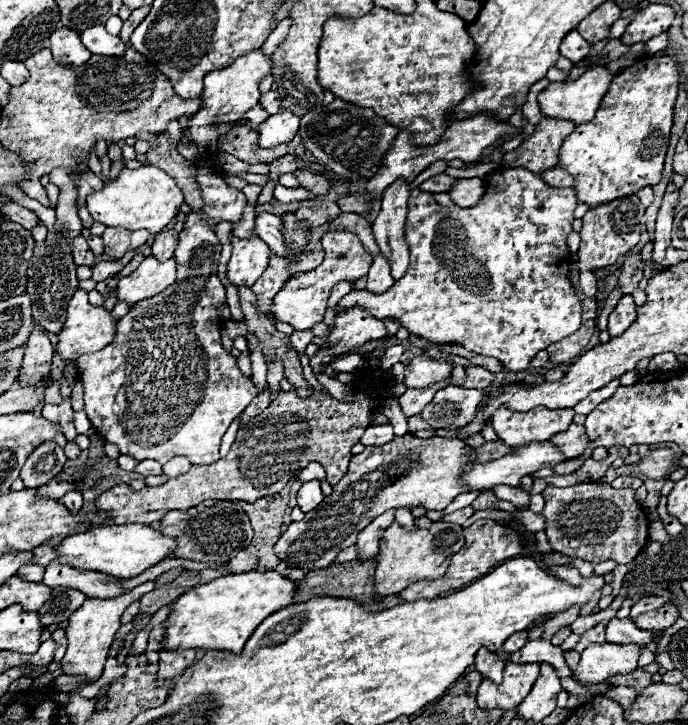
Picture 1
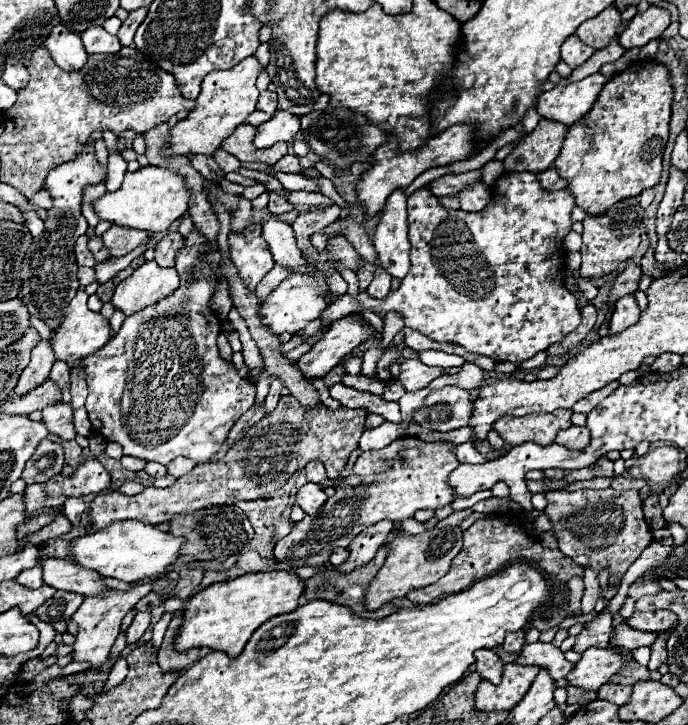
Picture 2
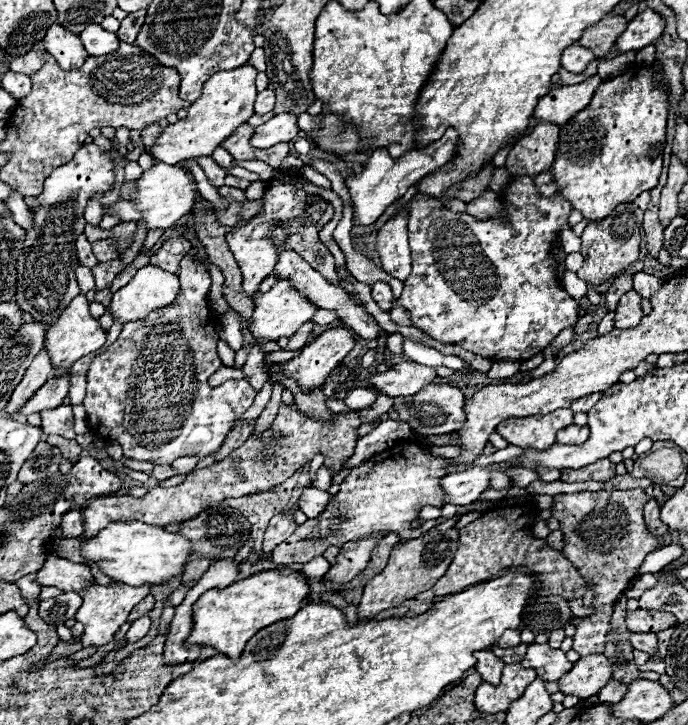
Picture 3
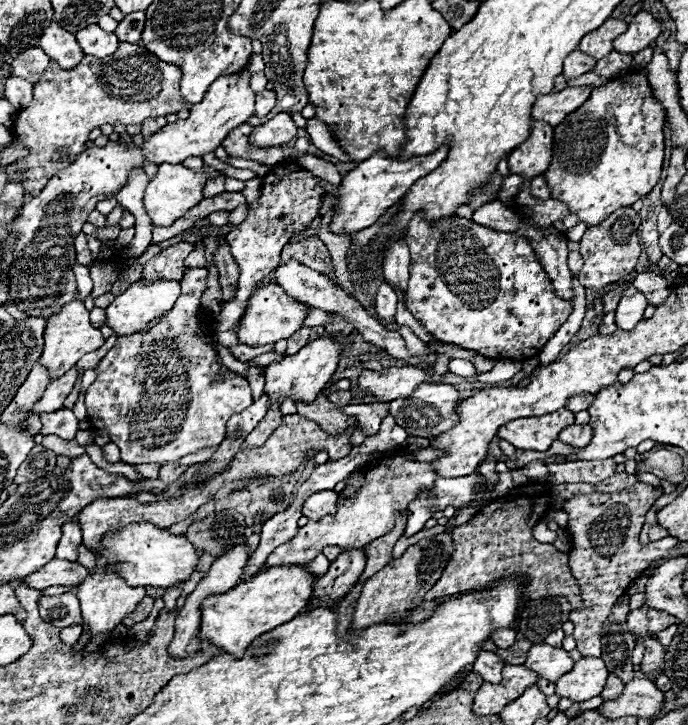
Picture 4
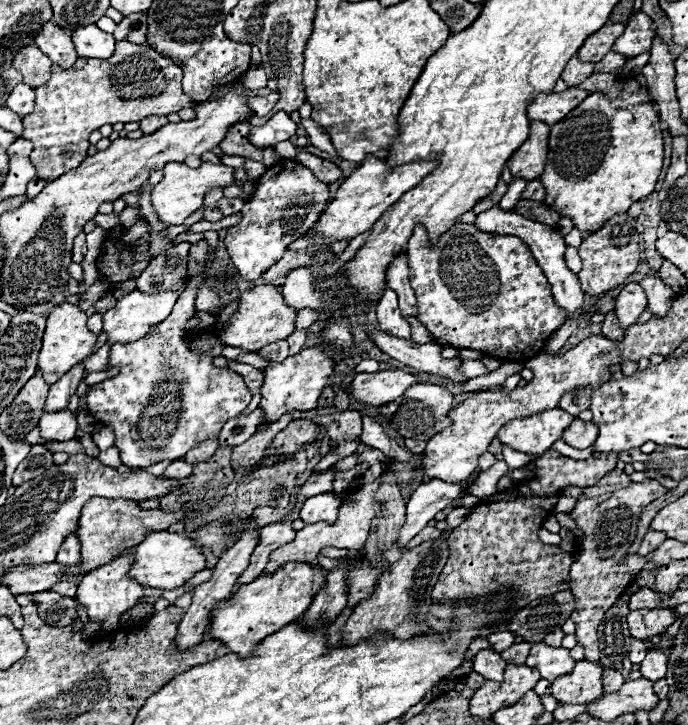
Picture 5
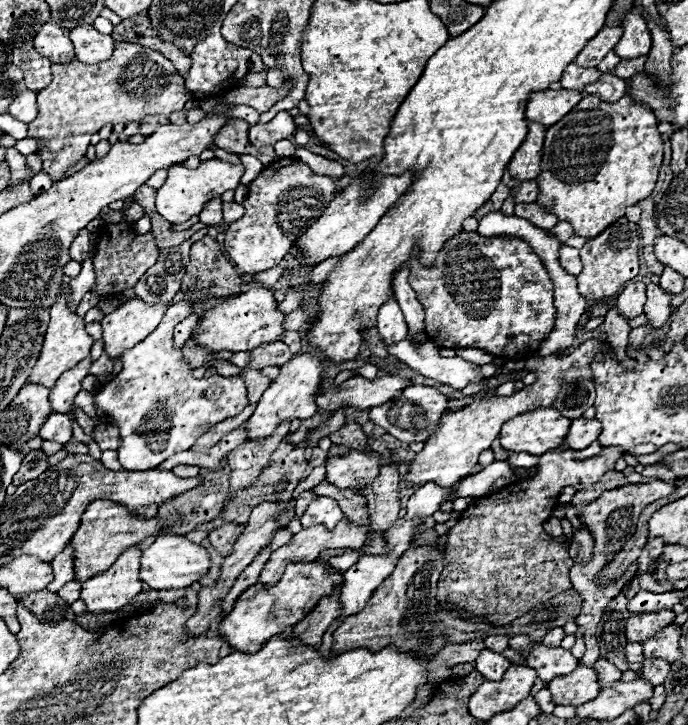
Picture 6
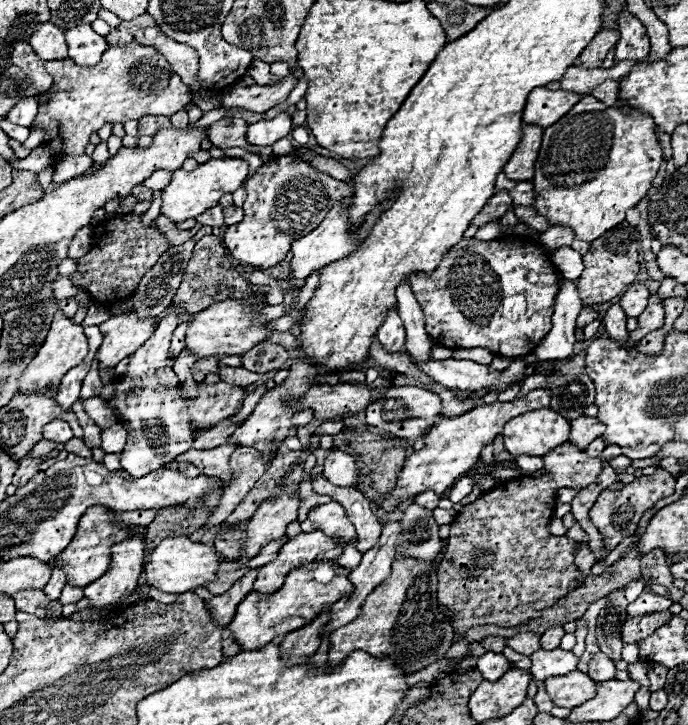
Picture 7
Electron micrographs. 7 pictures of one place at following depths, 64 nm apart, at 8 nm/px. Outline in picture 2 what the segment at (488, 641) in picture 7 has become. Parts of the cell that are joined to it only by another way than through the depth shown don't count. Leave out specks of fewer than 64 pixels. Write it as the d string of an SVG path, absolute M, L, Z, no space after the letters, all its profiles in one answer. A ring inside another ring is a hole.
M520 630L520 632L512 632L512 634L508 634L506 638L504 638L504 642L502 642L502 648L506 650L506 652L520 652L520 648L526 644L526 640L524 640L524 630Z

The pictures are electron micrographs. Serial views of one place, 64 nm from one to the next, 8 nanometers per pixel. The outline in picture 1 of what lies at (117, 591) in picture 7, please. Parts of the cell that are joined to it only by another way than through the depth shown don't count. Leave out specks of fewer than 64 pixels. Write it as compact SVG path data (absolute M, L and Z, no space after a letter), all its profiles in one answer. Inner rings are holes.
M148 580L136 588L132 588L126 594L120 594L118 598L88 598L84 602L84 606L80 606L80 610L72 612L72 616L68 618L68 626L66 626L66 638L68 638L68 646L66 646L66 654L62 658L62 674L70 674L70 676L82 676L84 682L94 682L102 676L102 668L104 662L108 658L108 648L114 642L114 634L120 628L120 616L122 612L134 602L140 600L144 594L152 592L156 586L154 580Z

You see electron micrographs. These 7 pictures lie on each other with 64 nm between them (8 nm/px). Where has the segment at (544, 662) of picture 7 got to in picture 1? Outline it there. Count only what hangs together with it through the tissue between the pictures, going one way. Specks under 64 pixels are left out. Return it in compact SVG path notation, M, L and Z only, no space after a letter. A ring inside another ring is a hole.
M530 640L528 644L524 644L518 652L510 652L506 654L506 660L514 662L514 664L526 664L526 662L548 662L556 668L560 678L570 676L570 668L564 662L562 650L560 646L552 646L548 640Z

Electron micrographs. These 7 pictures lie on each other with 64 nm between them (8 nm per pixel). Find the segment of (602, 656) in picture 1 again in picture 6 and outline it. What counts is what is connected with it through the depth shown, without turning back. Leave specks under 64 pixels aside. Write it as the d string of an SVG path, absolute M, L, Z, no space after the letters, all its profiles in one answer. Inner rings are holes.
M578 664L574 672L550 680L548 690L556 704L580 706L580 704L596 698L596 694L600 694L598 674L594 668Z

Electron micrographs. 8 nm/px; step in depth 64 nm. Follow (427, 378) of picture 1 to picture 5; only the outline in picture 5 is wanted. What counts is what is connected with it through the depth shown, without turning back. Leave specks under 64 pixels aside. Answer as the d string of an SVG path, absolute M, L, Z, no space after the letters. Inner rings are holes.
M382 370L372 374L364 372L352 378L346 392L368 406L384 406L404 396L404 390L408 390L418 382L420 378L416 374L402 370Z

